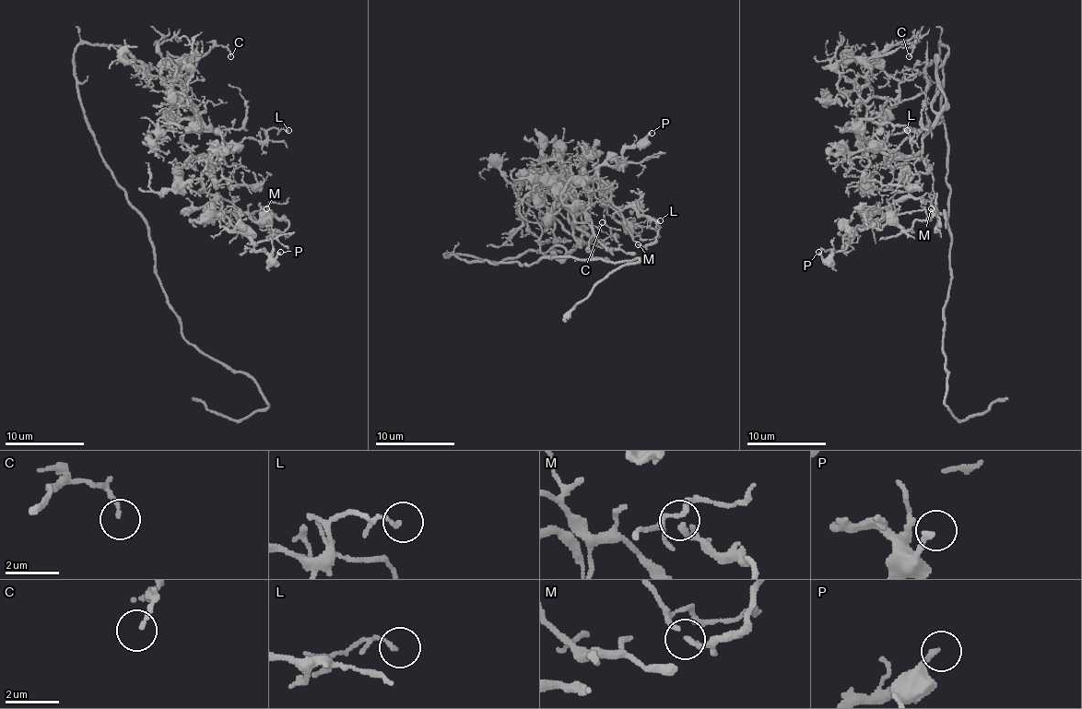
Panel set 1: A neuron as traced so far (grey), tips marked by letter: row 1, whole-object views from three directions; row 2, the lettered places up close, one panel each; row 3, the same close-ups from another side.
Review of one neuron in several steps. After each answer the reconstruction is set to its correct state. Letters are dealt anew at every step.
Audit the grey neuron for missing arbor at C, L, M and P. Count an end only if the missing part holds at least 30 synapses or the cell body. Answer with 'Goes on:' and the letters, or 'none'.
Goes on: none

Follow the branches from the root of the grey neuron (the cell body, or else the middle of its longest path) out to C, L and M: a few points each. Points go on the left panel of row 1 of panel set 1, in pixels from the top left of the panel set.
C: (95, 44), (151, 64), (203, 130), (177, 100), (177, 70), (211, 46), (230, 56)
L: (95, 44), (123, 46), (157, 70), (221, 136), (203, 154), (263, 140), (271, 128), (288, 130)
M: (95, 44), (221, 136), (183, 166), (203, 159), (215, 196), (191, 220), (283, 232), (266, 208)

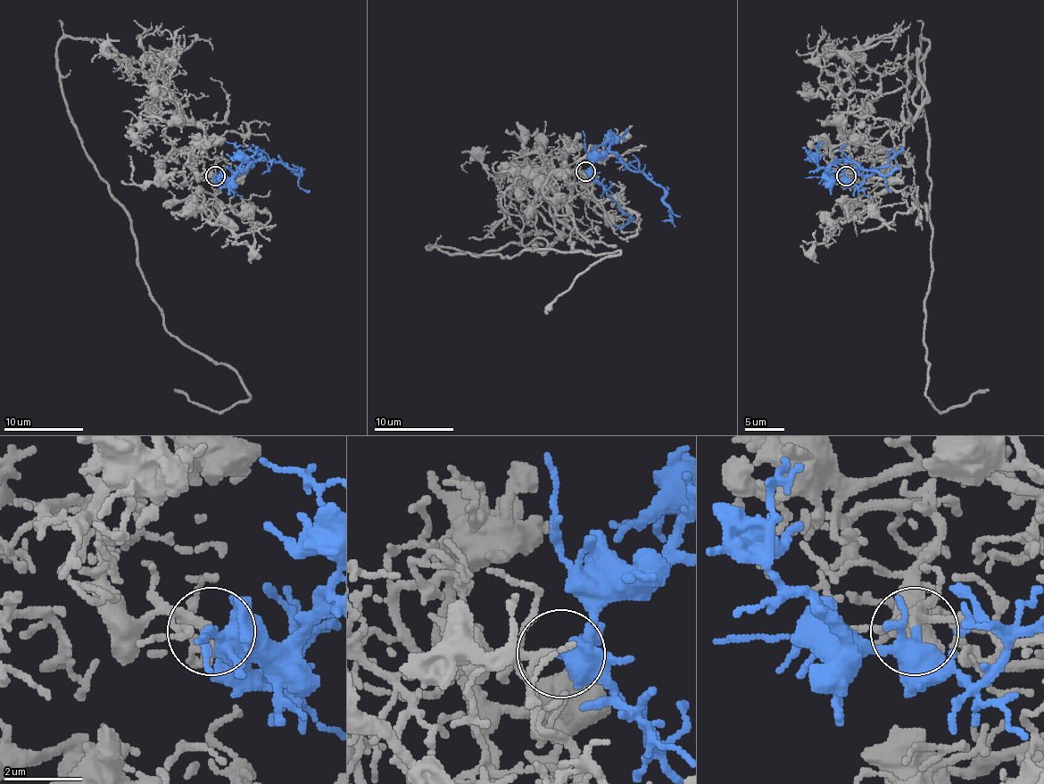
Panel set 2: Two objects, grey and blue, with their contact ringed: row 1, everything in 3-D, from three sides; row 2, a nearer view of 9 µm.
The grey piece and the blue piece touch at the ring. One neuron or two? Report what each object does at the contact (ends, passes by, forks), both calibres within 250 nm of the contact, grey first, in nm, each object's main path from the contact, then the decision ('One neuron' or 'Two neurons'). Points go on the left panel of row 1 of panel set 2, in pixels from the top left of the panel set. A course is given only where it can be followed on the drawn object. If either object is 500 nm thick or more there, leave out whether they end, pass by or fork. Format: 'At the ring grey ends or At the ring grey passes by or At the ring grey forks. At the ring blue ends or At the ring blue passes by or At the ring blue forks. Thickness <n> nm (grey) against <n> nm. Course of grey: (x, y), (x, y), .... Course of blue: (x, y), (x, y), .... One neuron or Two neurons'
At the ring grey forks. At the ring blue forks. Thickness 140 nm (grey) against 280 nm. Course of grey: (215, 175), (139, 64), (64, 37), (66, 111), (163, 325), (248, 395), (211, 411), (175, 389). Course of blue: (215, 175), (227, 179), (256, 161), (282, 161), (294, 169), (298, 185), (310, 191). One neuron

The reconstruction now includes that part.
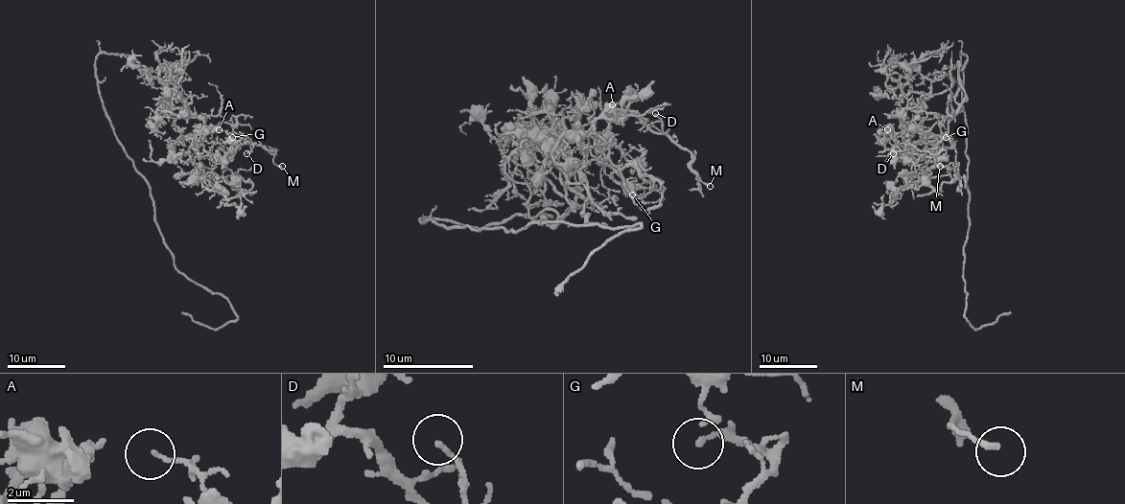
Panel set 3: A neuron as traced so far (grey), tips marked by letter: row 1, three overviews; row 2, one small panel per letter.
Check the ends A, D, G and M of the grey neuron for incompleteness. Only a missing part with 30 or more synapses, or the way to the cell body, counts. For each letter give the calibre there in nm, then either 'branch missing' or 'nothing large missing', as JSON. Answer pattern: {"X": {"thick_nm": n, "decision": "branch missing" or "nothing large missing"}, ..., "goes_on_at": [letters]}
{"A": {"thick_nm": 80, "decision": "nothing large missing"}, "D": {"thick_nm": 120, "decision": "nothing large missing"}, "G": {"thick_nm": 150, "decision": "nothing large missing"}, "M": {"thick_nm": 170, "decision": "nothing large missing"}, "goes_on_at": []}

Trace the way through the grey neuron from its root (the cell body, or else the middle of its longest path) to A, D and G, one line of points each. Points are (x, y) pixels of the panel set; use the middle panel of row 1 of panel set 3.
A: (445, 219), (578, 208), (569, 122), (600, 133), (630, 100), (612, 104)
D: (445, 219), (485, 228), (578, 208), (574, 115), (583, 133), (628, 111), (664, 133), (655, 113)
G: (445, 219), (485, 228), (578, 208), (587, 199), (567, 183), (585, 158), (574, 115), (653, 186), (632, 194)

